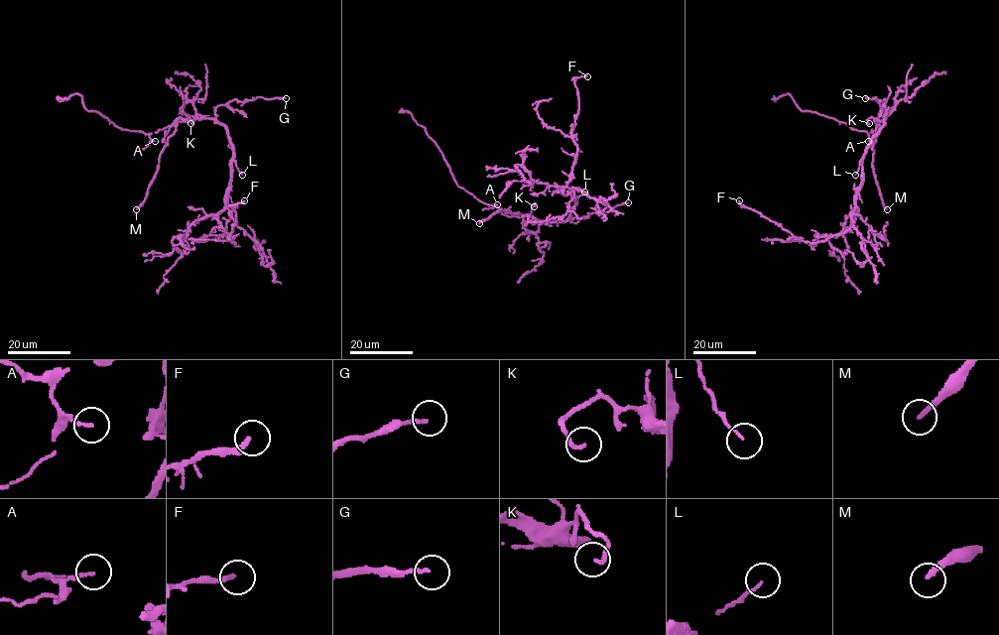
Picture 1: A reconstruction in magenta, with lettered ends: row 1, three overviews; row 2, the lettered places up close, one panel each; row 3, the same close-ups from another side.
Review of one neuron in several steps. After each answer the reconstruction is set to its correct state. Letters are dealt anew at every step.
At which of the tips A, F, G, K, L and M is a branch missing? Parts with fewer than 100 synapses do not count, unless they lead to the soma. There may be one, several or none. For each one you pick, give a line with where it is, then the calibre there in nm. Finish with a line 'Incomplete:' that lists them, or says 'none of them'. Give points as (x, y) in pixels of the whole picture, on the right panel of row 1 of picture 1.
M: Place: (887, 209). Thickness 200 nm
Incomplete: M

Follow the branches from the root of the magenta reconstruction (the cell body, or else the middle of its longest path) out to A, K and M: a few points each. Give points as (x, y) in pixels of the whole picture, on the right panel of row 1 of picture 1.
A: (877, 133), (885, 118), (877, 119), (880, 126), (868, 133), (868, 141)
K: (877, 133), (884, 126), (884, 118), (878, 120), (870, 117), (867, 120), (869, 123)
M: (877, 133), (885, 118), (876, 120), (872, 169), (882, 203), (887, 209)

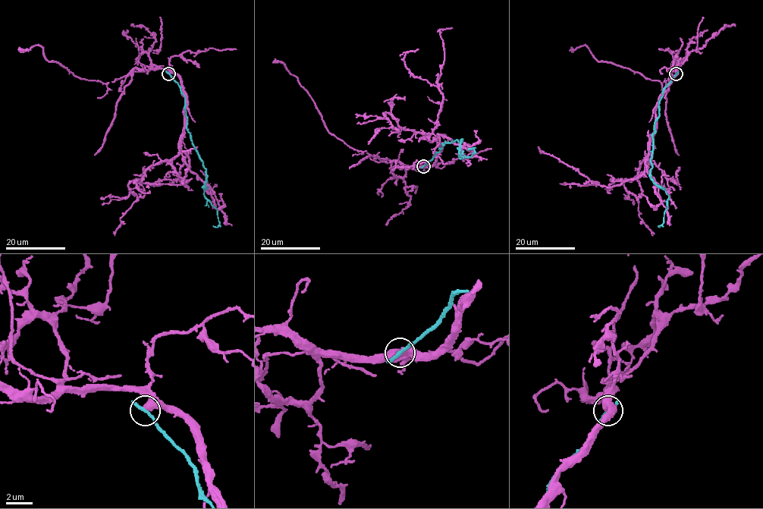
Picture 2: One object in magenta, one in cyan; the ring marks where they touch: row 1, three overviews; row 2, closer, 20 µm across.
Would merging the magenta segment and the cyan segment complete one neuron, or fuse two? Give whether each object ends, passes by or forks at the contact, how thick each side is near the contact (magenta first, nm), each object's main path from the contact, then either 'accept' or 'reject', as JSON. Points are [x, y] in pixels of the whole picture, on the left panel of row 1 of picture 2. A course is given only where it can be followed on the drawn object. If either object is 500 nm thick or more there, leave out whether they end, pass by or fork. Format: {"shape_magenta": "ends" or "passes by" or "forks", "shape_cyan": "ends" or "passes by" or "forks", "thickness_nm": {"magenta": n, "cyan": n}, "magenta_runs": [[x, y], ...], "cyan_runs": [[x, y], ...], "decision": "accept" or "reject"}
{"thickness_nm": {"magenta": 550, "cyan": 240}, "magenta_runs": [[168, 73], [179, 77], [186, 98], [179, 153], [171, 161], [187, 187], [185, 151], [197, 146]], "cyan_runs": [[168, 73], [184, 96], [186, 130], [206, 170], [205, 196], [217, 209], [219, 222], [217, 227], [213, 225]], "decision": "reject"}

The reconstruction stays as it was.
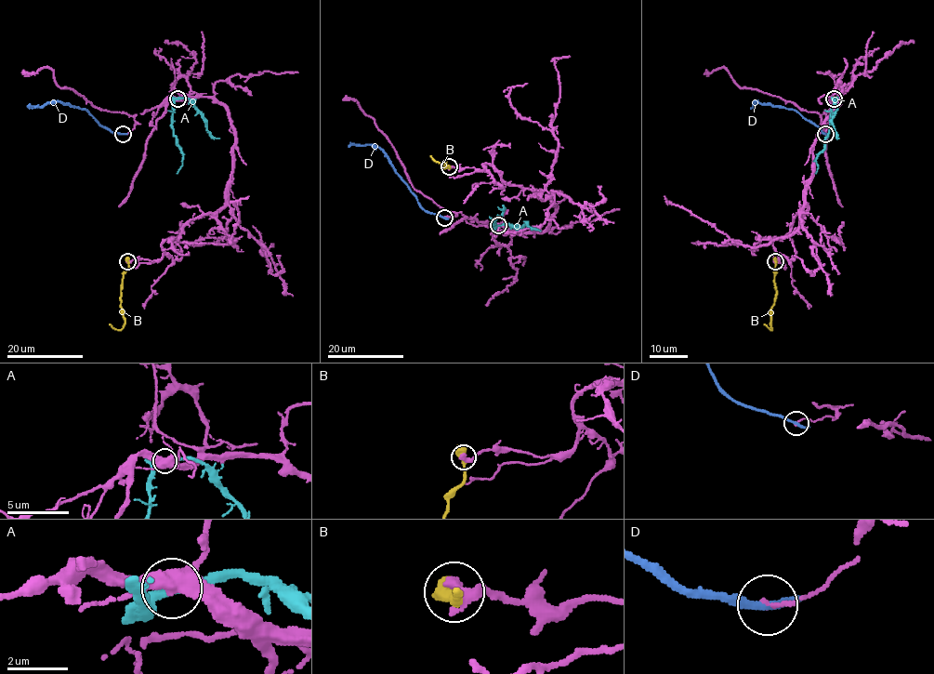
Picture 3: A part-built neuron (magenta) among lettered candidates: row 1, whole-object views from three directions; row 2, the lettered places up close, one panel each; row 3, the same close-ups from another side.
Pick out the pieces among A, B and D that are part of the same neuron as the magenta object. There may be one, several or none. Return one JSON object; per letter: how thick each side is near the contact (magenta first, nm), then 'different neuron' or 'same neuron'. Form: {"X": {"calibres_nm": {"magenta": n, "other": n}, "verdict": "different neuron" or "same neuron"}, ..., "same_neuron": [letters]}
{"A": {"calibres_nm": {"magenta": 500, "other": 320}, "verdict": "different neuron"}, "B": {"calibres_nm": {"magenta": 440, "other": 650}, "verdict": "different neuron"}, "D": {"calibres_nm": {"magenta": 140, "other": 320}, "verdict": "different neuron"}, "same_neuron": []}

